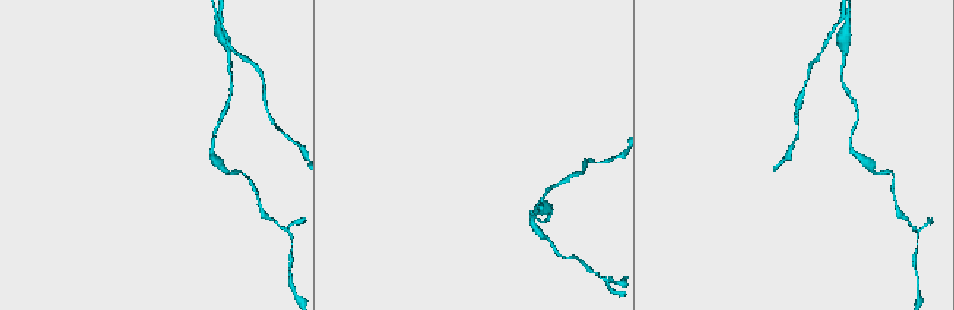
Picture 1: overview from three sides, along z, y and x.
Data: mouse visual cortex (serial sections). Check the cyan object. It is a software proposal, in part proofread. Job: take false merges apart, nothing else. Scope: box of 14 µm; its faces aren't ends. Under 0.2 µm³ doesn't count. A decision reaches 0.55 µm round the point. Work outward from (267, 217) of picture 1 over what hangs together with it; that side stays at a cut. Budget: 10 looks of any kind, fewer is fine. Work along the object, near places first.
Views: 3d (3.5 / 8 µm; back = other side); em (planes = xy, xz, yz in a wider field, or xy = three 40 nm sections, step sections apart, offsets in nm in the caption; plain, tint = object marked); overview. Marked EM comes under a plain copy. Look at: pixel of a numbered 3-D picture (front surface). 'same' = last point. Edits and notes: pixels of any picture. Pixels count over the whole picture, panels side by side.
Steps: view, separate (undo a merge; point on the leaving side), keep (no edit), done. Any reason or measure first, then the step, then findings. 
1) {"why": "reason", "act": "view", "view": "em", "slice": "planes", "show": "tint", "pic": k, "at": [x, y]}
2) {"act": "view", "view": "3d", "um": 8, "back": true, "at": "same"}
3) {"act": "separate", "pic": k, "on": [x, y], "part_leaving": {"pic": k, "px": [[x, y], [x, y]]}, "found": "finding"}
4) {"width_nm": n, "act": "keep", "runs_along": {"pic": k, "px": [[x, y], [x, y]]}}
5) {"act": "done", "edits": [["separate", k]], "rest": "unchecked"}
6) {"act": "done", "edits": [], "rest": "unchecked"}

{"why": "narrows sharply", "act": "view", "view": "3d", "um": 8, "back": true, "pic": 1, "at": [612, 280]}

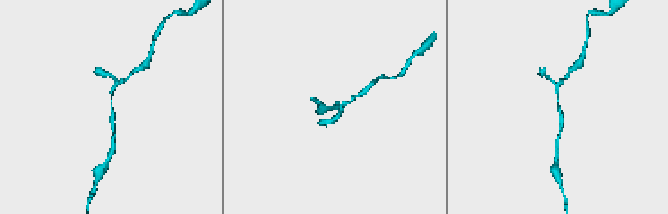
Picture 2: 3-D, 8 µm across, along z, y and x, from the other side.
{"act": "view", "view": "3d", "um": 3.5, "pic": 2, "at": [558, 101]}

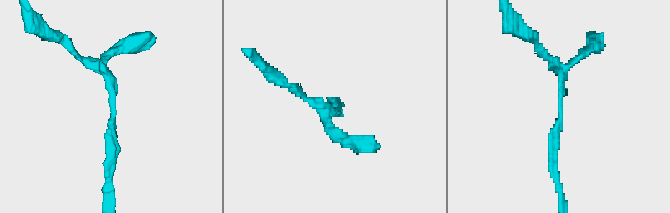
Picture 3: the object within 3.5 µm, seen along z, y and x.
{"arm_widths_nm": [150, 200], "act": "view", "view": "em", "slice": "xy", "step": 5, "show": "tint", "pic": 3, "at": [561, 105]}

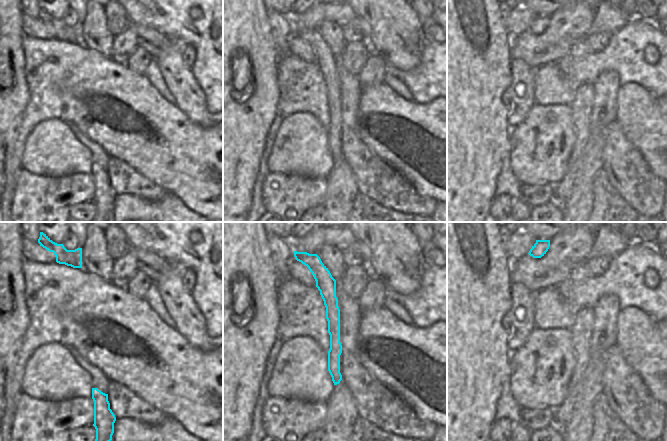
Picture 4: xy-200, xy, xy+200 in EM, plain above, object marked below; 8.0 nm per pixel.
{"act": "keep", "runs_along": {"pic": 4, "px": [[322, 269], [332, 308], [336, 381]]}, "found": "one cell here"}

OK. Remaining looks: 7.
{"why": "sharp bend", "act": "view", "view": "3d", "um": 8, "pic": 1, "at": [240, 170]}

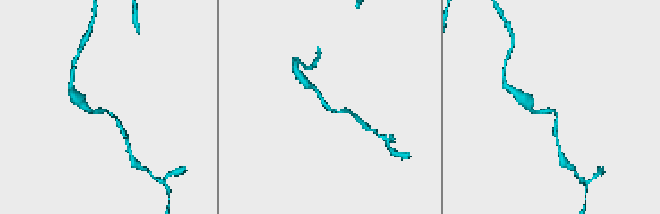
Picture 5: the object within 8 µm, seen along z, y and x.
{"arm_widths_nm": [150, 200], "act": "view", "view": "em", "slice": "planes", "show": "tint", "pic": 5, "at": [555, 110]}

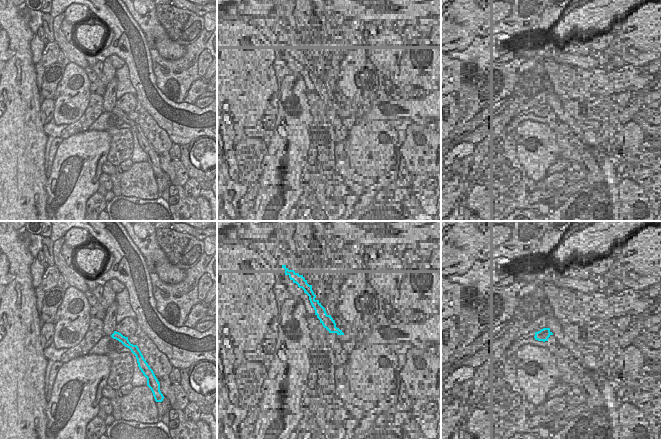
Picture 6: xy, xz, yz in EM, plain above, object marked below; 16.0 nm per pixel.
{"act": "keep", "runs_along": {"pic": 5, "px": [[347, 110], [329, 109], [313, 87]]}, "found": "all the same cell"}

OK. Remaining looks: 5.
{"why": "calibre changes", "act": "view", "view": "3d", "um": 8, "pic": 1, "at": [212, 147]}

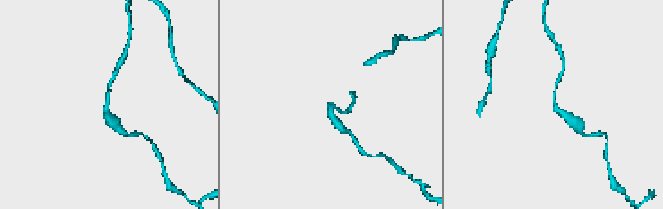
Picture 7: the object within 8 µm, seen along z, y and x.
{"why": "zoom in", "act": "view", "view": "3d", "um": 3.5, "pic": 7, "at": [556, 106]}

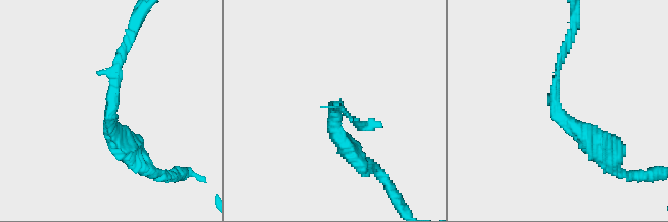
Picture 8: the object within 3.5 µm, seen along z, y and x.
{"act": "view", "view": "em", "slice": "xy", "step": 2, "show": "tint", "pic": 8, "at": [557, 108]}

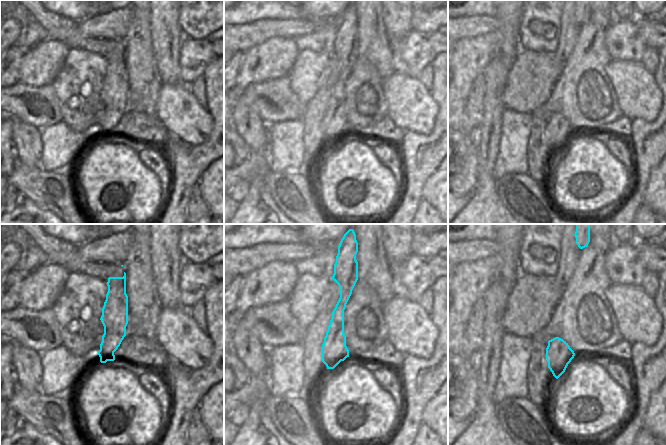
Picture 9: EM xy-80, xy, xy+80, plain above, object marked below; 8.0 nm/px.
{"act": "keep", "runs_along": {"pic": 8, "px": [[602, 148], [556, 108], [556, 71], [568, 46]]}, "found": "all the same cell"}

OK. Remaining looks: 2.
{"why": "abrupt turn", "act": "view", "view": "3d", "um": 8, "pic": 1, "at": [539, 209]}

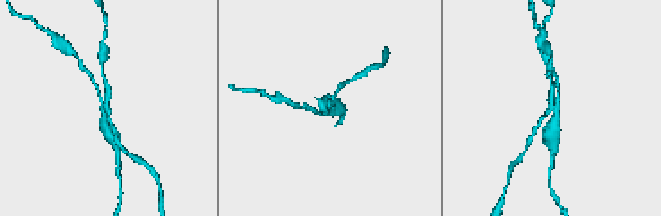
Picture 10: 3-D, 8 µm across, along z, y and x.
{"act": "view", "view": "3d", "um": 3.5, "pic": 10, "at": [551, 110]}

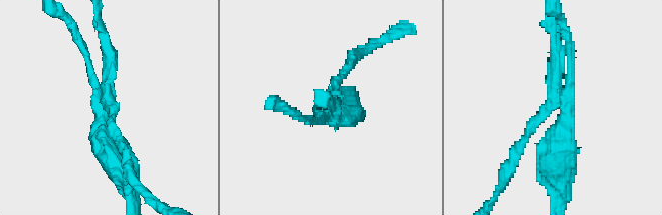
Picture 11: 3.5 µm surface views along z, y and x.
{"act": "separate", "pic": 11, "on": [559, 59], "part_leaving": {"pic": 11, "px": [[558, 103], [532, 124], [504, 177]]}, "found": "a second cell is stuck on"}

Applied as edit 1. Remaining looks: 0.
{"act": "done", "edits": [["separate", 11]], "rest": "unchecked"}

